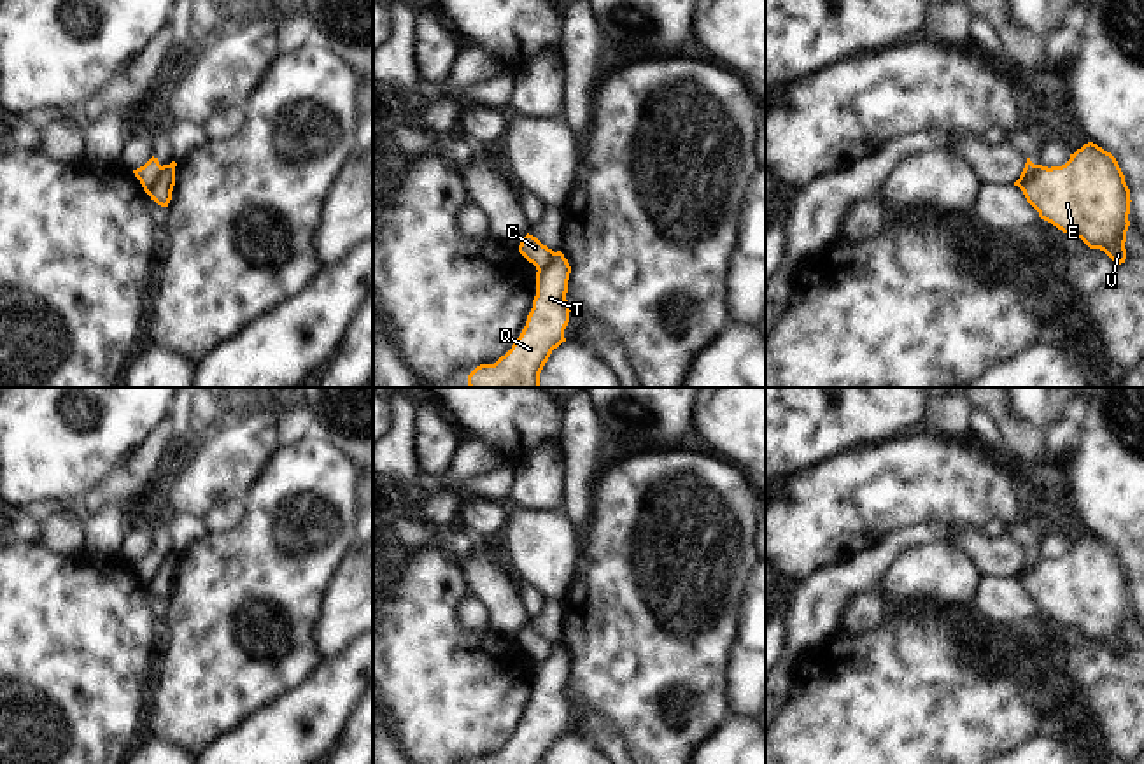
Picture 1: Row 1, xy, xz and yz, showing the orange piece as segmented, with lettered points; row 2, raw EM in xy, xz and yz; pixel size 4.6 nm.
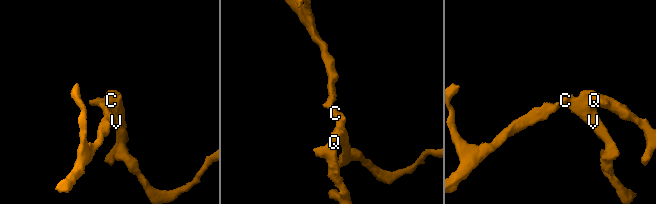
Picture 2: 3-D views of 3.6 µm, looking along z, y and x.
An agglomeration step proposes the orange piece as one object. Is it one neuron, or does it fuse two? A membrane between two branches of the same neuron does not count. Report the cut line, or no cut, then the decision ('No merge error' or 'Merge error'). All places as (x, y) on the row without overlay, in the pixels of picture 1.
Split along xy (162, 559), (156, 579), (149, 587). Merge error.

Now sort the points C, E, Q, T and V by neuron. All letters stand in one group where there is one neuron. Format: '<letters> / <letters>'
C / E Q T V

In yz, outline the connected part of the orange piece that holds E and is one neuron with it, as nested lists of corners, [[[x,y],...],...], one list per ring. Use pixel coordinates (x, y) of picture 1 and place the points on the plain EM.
[[[1088,534],[1062,559],[1037,557],[1020,582],[1041,612],[1125,655],[1132,592],[1111,545]]]

